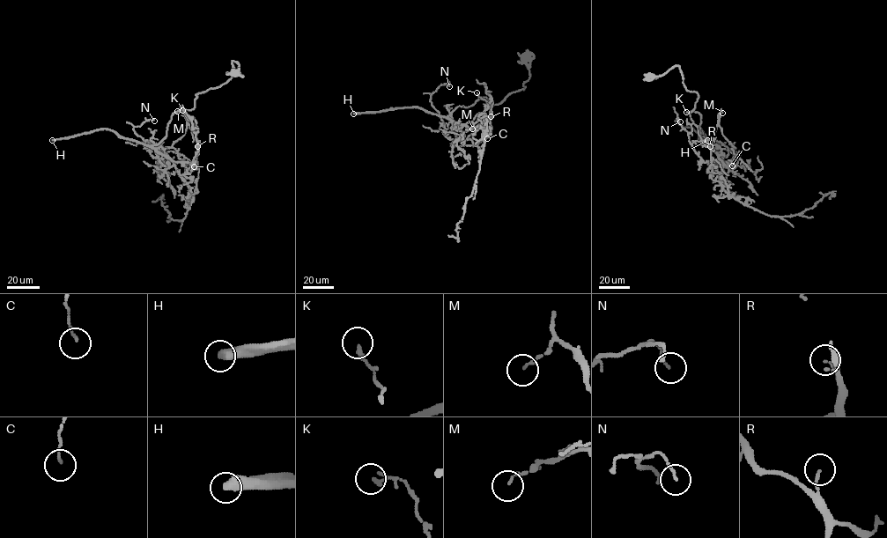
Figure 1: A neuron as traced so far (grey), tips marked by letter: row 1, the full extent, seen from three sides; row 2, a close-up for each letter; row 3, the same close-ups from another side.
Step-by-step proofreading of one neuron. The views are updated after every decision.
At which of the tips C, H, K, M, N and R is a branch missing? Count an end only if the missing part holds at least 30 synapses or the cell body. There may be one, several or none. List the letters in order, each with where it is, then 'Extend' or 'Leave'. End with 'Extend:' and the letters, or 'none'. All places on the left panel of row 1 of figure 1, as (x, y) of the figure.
C: Place: (194, 166). Leave
H: Place: (52, 140). Extend
K: Place: (182, 110). Leave
M: Place: (177, 111). Leave
N: Place: (154, 121). Leave
R: Place: (197, 146). Leave
Extend: H

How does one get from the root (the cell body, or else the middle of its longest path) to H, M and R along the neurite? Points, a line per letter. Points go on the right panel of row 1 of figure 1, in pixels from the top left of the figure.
H: (650, 77), (679, 66), (707, 140)
M: (650, 77), (679, 66), (698, 95), (699, 139), (728, 166), (735, 147), (722, 113)
R: (650, 77), (679, 66), (698, 95), (691, 111), (721, 161), (717, 173), (707, 172), (710, 146)

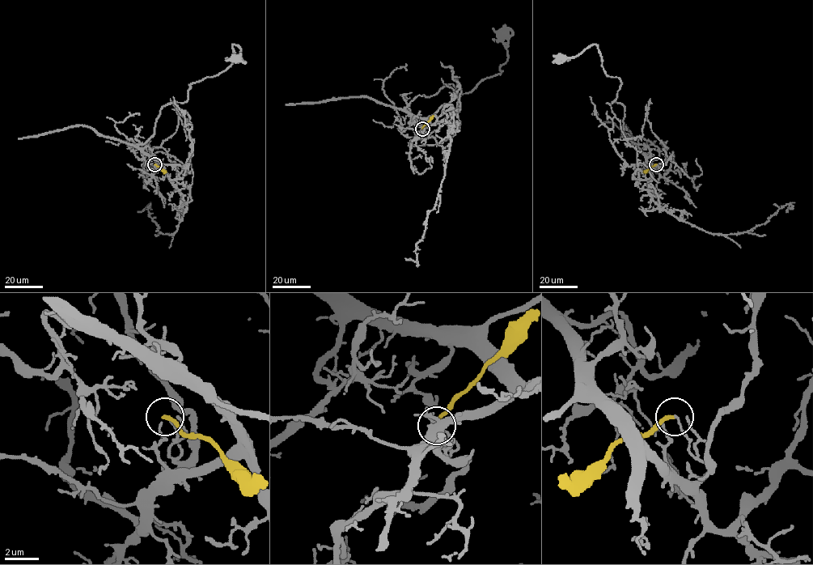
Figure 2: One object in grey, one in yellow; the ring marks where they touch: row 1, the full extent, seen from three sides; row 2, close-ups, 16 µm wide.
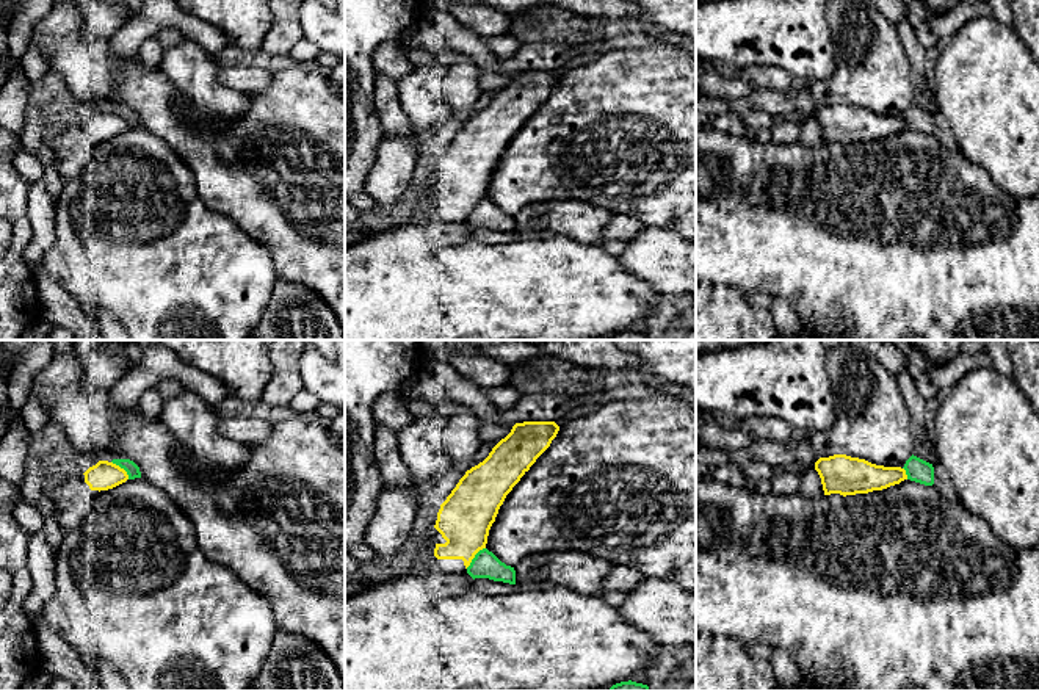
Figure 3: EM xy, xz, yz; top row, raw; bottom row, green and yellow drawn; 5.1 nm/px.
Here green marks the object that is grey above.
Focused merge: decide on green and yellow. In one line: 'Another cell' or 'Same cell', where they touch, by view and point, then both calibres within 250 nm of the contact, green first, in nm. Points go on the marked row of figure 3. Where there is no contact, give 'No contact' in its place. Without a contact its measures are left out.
Another cell. Touches green at xz (475, 557). Thickness 140 nm (green) against 280 nm

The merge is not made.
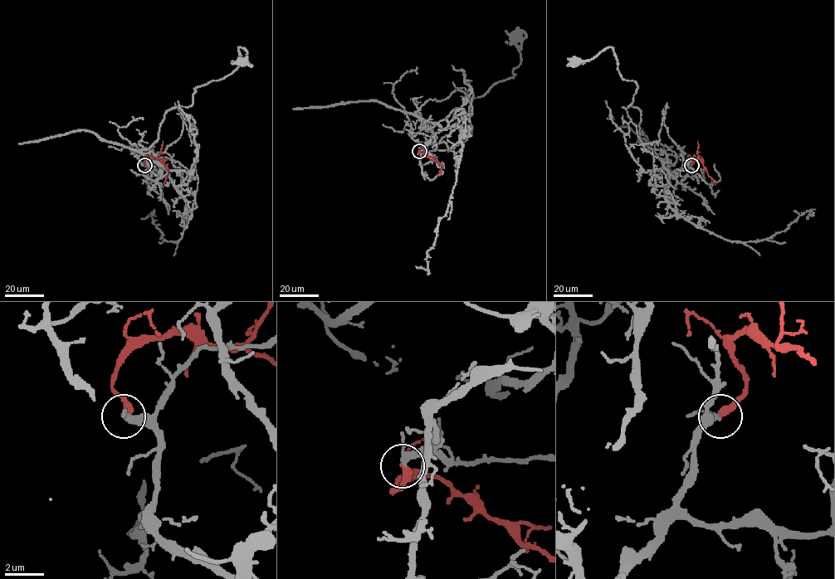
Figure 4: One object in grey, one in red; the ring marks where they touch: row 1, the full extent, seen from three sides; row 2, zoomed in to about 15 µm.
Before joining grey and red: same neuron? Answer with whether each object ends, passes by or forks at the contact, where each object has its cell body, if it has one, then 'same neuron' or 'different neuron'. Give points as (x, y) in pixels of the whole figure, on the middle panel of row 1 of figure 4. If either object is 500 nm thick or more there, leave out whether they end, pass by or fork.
grey passes by; red ends; soma grey (515, 35); soma red none; same neuron

